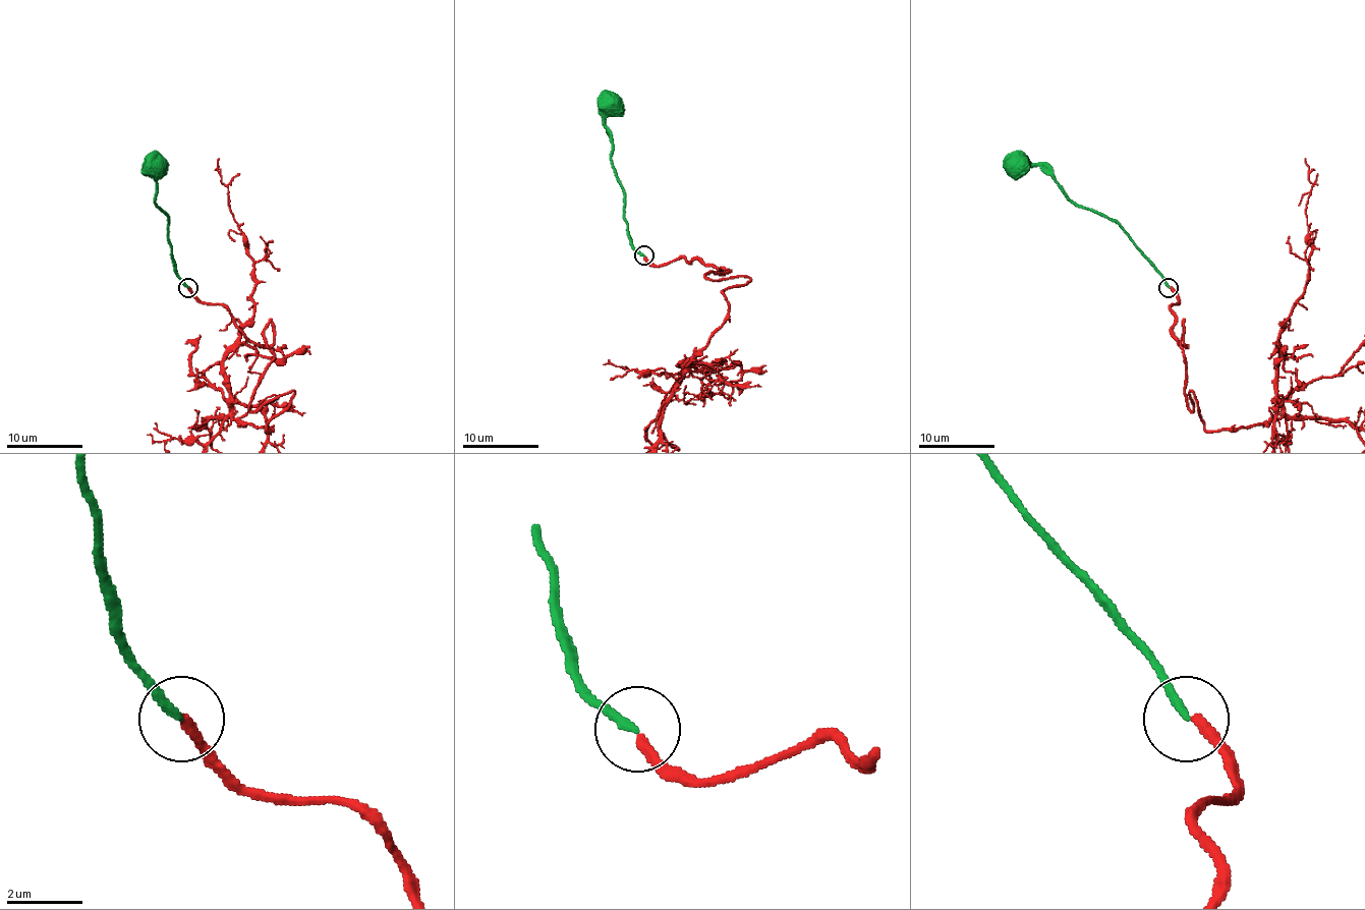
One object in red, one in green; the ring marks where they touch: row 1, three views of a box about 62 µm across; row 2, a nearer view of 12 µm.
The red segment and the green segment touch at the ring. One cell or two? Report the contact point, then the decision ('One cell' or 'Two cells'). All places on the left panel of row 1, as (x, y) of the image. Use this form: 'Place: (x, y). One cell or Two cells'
Place: (188, 287). Two cells

